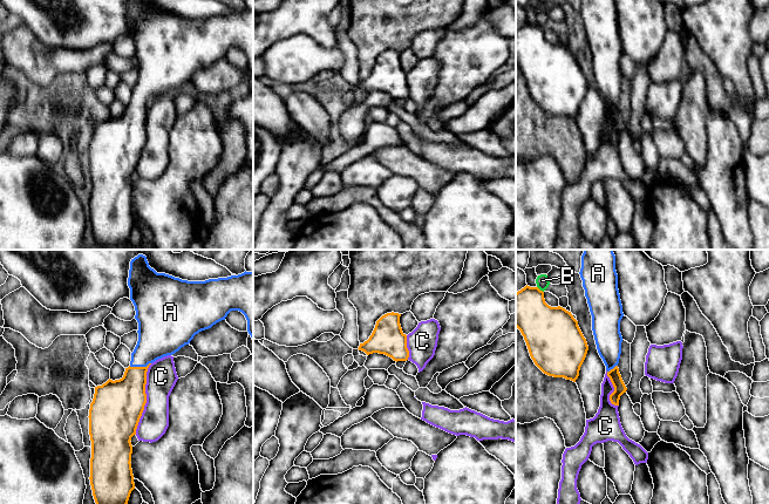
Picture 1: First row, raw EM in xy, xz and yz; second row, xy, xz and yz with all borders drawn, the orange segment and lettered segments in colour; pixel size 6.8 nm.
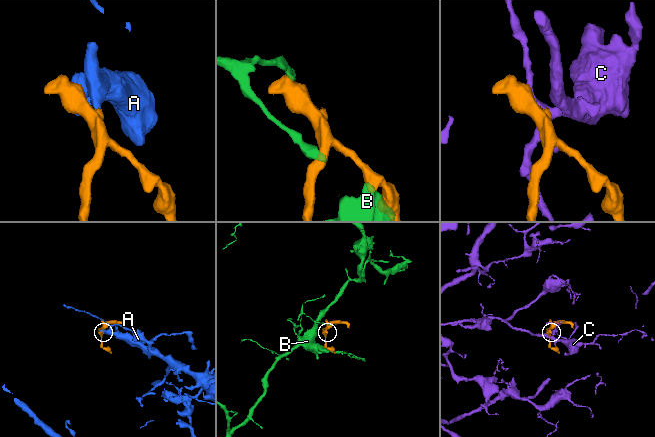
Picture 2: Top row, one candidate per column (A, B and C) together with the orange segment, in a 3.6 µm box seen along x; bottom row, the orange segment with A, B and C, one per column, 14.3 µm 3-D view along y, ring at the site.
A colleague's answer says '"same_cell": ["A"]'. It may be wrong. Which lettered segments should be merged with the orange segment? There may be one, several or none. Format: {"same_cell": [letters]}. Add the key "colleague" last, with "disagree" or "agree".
{"same_cell": ["A"], "colleague": "agree"}

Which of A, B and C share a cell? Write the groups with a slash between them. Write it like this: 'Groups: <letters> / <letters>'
Groups: A / B / C

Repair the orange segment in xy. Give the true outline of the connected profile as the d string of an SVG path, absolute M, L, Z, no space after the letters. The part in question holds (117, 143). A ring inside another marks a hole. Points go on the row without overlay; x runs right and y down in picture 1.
M130 0L128 23L138 60L138 79L131 90L130 103L120 117L108 117L95 124L89 147L91 178L90 223L97 244L125 245L135 226L131 206L131 175L147 141L145 122L149 103L172 93L189 82L196 71L225 57L231 48L241 49L247 57L247 69L253 77L253 9L205 19L188 19L157 11L149 0Z

